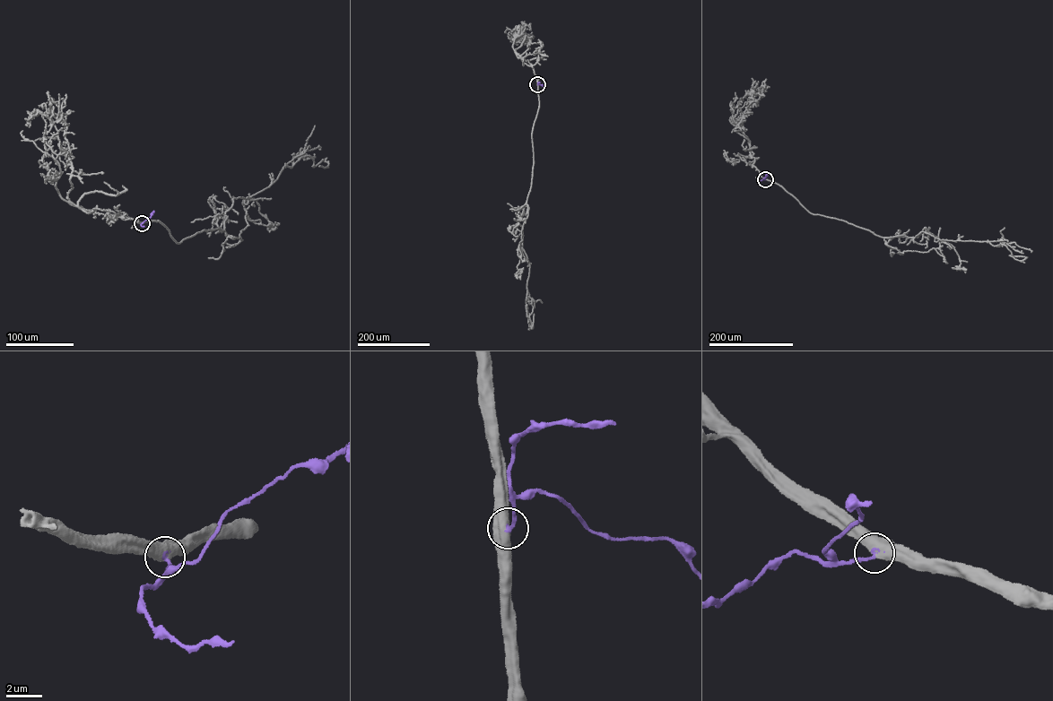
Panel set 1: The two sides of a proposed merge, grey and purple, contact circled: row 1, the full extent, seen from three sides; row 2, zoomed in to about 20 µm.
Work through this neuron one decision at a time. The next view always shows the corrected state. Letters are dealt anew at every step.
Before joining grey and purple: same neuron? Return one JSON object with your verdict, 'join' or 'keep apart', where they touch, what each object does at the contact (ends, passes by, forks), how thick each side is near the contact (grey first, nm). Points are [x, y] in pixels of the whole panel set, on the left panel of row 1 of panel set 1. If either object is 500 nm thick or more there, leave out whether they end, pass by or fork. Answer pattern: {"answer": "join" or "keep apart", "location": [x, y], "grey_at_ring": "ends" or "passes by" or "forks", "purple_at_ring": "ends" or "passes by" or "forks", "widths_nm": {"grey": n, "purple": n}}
{"answer": "join", "location": [142, 223], "widths_nm": {"grey": 600, "purple": 200}}

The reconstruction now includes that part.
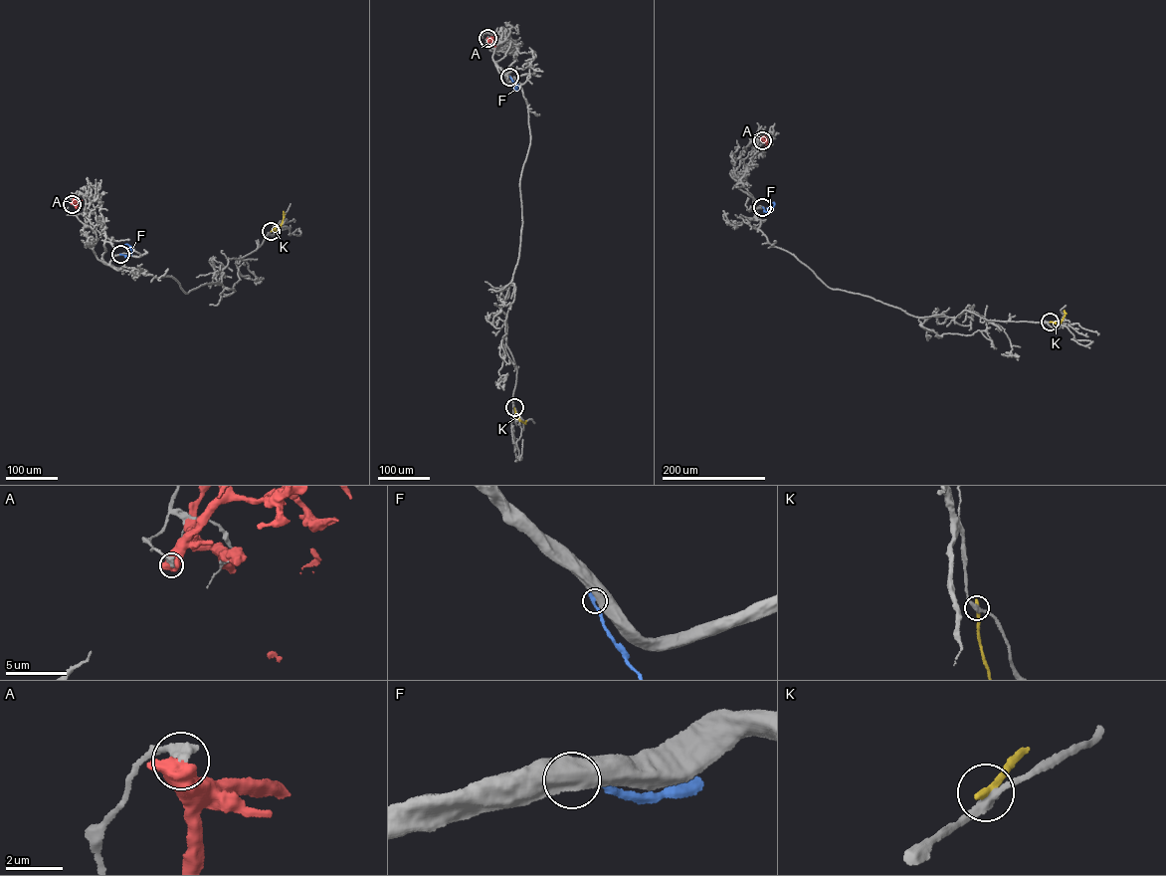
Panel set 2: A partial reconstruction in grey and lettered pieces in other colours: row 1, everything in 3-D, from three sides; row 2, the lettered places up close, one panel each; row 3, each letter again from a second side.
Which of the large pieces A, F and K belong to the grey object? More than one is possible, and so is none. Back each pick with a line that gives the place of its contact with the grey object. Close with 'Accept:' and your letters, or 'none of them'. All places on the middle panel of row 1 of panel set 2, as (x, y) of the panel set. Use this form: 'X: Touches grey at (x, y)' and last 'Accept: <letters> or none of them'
Accept: none of them

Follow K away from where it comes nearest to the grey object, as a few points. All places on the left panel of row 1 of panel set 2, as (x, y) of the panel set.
K: (271, 231), (281, 225), (284, 211)

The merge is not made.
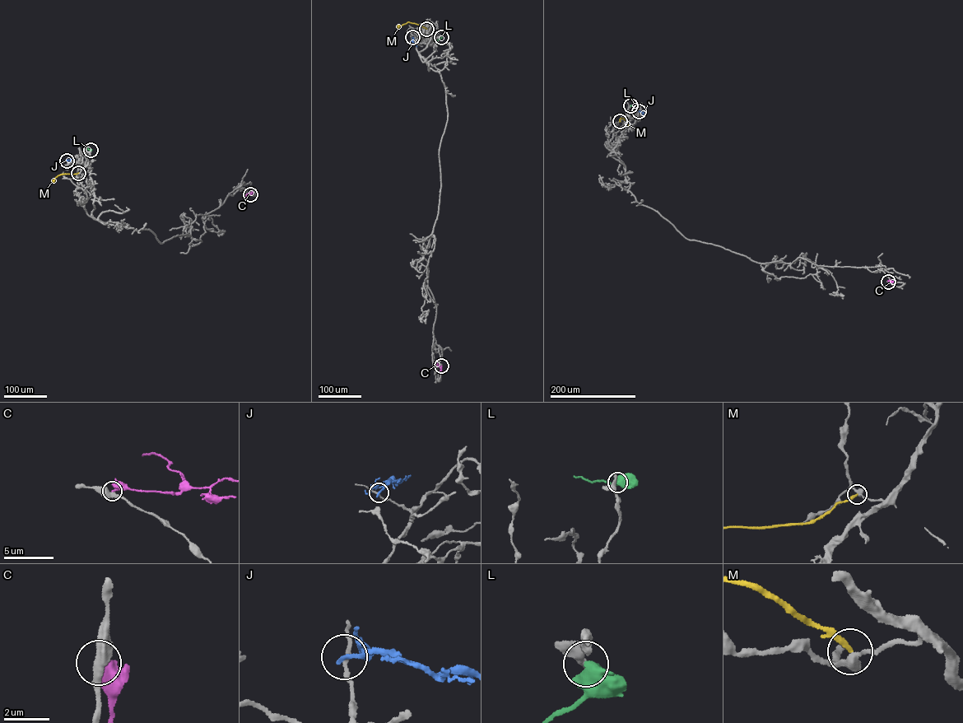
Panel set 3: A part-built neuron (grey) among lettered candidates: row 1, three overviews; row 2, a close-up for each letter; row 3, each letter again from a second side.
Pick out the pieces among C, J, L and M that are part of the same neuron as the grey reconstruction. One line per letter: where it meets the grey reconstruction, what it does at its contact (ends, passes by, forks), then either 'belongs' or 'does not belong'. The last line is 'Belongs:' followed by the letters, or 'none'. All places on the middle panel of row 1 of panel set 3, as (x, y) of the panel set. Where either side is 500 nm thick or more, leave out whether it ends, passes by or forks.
C: (441, 366) | it ends | does not belong
J: (412, 37) | it passes by | does not belong
L: (441, 37) | does not belong
M: (426, 29) | it ends | does not belong
Belongs: none

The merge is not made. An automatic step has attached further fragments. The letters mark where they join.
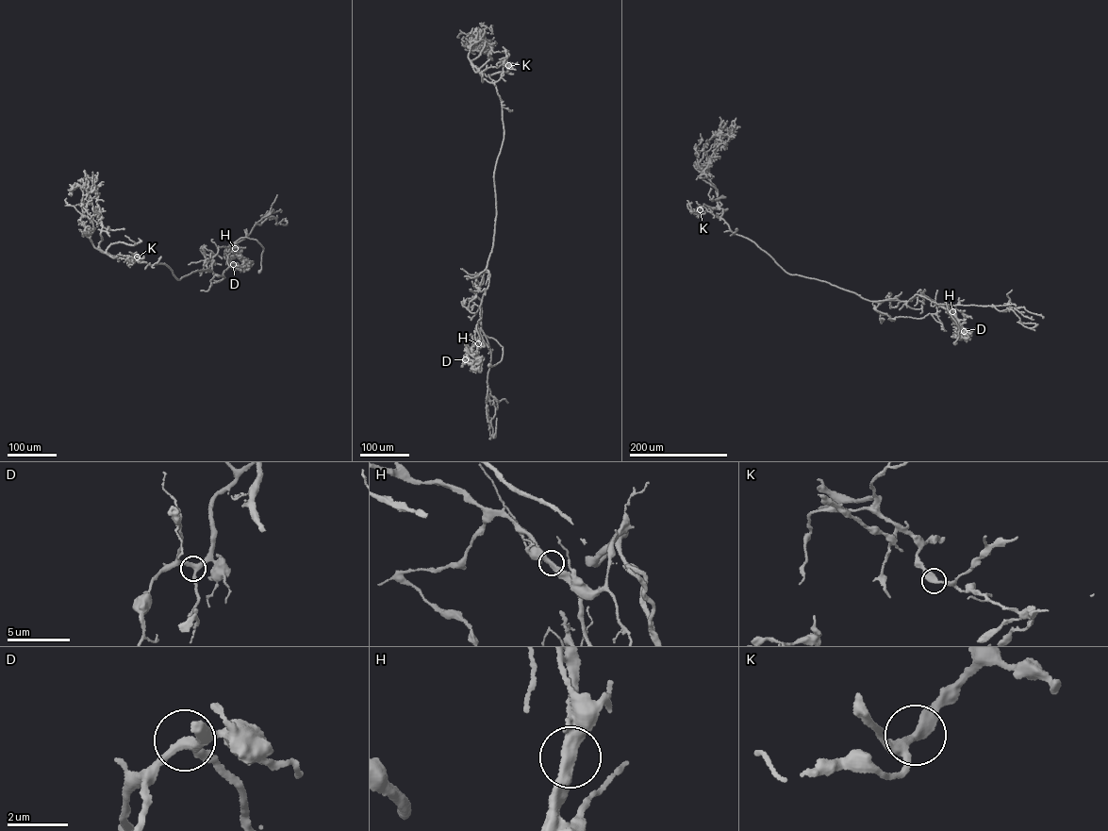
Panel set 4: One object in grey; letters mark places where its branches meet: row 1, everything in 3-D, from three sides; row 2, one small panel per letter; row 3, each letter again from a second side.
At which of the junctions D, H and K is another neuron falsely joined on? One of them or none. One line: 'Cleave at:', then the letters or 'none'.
Cleave at: H

